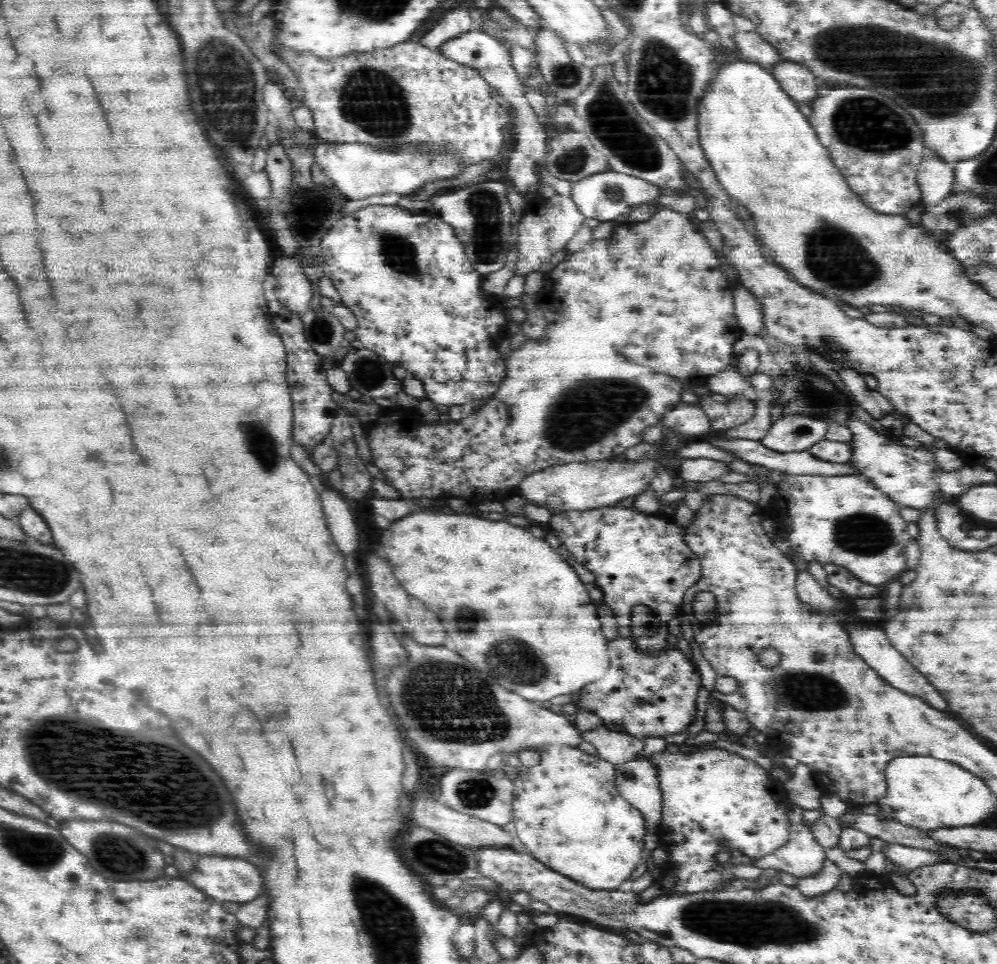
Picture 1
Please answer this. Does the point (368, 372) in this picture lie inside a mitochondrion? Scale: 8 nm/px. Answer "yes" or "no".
yes

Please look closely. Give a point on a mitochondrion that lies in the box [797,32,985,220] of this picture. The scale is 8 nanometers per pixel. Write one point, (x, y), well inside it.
(869, 123)

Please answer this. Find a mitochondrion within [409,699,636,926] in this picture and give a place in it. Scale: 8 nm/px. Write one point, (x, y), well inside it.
(472, 792)

